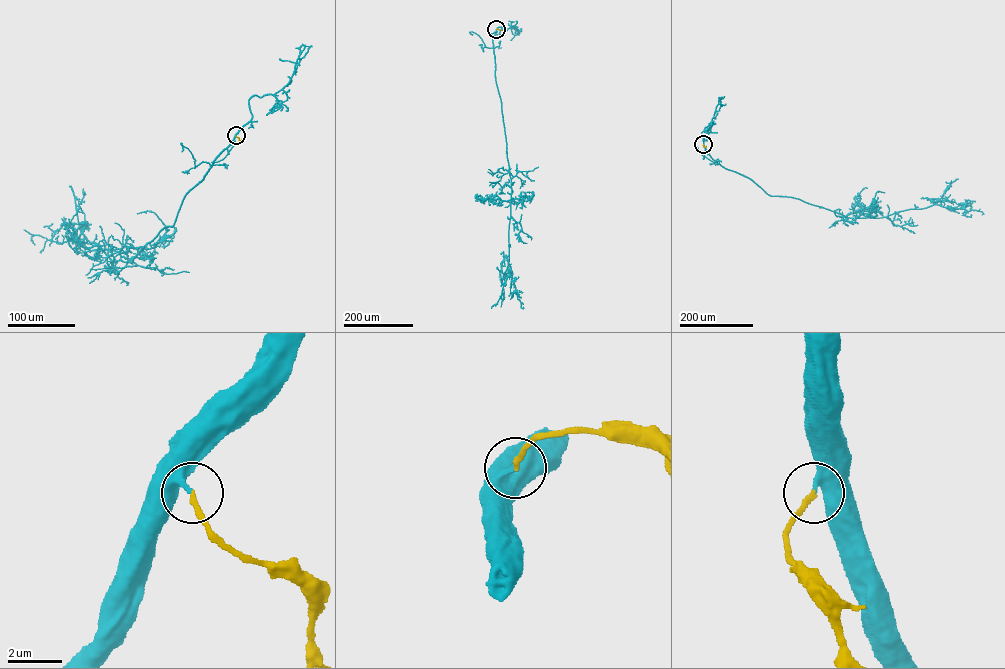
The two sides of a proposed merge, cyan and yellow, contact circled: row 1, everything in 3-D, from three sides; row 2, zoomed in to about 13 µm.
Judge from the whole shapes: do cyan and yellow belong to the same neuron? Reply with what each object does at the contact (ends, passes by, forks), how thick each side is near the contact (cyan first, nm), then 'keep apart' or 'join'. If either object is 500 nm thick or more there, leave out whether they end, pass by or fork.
cyan ends | yellow ends | 240/180 nm | join

